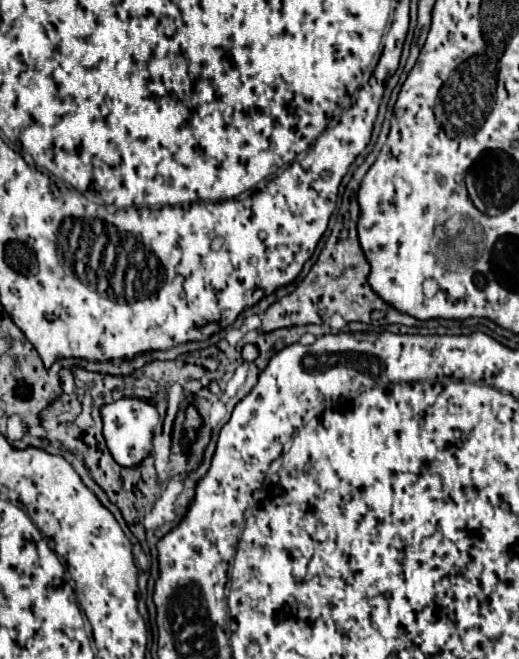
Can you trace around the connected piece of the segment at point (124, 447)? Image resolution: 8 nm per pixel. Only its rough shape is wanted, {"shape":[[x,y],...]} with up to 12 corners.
{"shape":[[146,400],[102,408],[104,438],[120,466],[150,450],[158,410]]}

